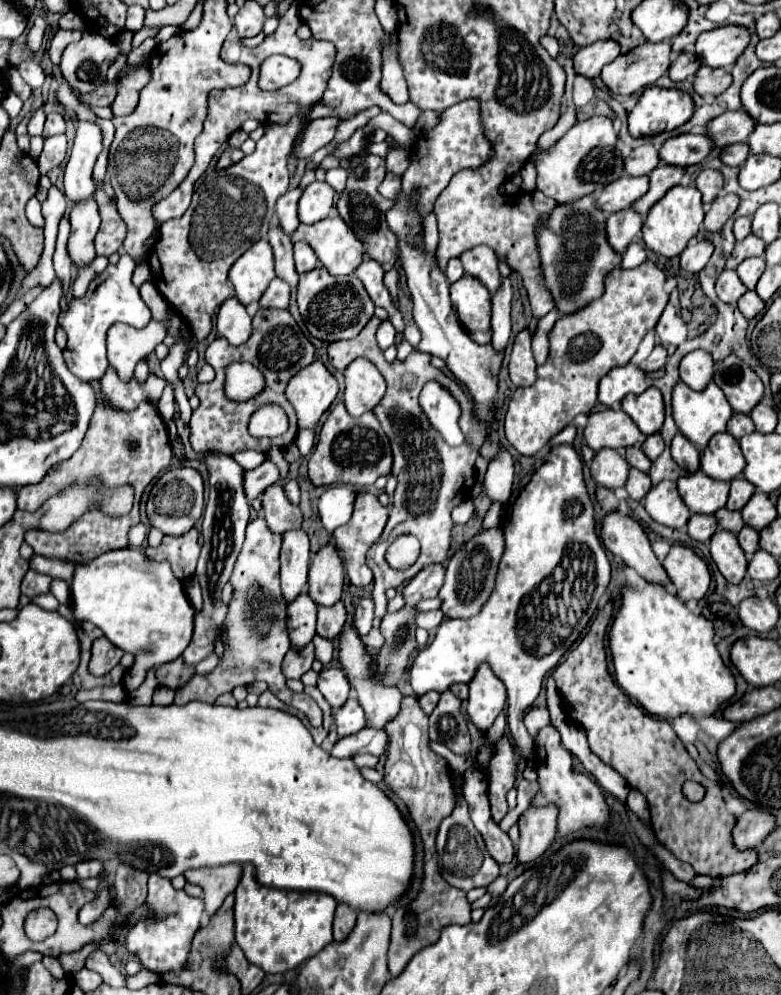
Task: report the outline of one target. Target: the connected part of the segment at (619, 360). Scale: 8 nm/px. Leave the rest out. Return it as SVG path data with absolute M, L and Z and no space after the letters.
M645 261L643 265L635 269L615 269L607 281L605 281L605 293L595 303L589 303L585 309L561 317L553 331L549 333L549 357L543 367L537 371L537 381L531 387L517 389L513 393L513 399L507 409L505 417L505 435L507 441L527 457L537 455L541 449L545 449L553 435L557 435L561 429L565 429L579 413L591 411L597 403L597 383L601 377L605 377L613 367L621 367L629 363L629 359L635 355L639 343L647 335L649 329L653 329L669 301L669 295L663 291L665 273L655 267L651 261Z

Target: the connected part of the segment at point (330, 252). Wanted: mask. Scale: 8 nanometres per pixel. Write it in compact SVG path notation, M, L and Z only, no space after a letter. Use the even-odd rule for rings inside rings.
M327 217L313 225L299 225L291 241L305 241L313 247L319 263L331 275L349 275L363 261L363 243L341 217Z

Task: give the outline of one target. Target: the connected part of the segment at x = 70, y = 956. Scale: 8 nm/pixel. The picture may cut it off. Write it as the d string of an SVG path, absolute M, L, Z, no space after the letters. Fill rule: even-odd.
M91 943L91 945L85 945L81 951L75 951L75 953L65 953L61 955L61 963L63 963L63 969L67 975L75 975L79 969L83 969L83 963L85 959L95 951L97 947Z

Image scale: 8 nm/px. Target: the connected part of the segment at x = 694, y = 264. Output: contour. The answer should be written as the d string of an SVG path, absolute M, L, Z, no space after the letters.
M699 241L697 245L689 245L681 253L681 269L689 271L689 273L699 273L707 265L711 255L713 255L711 241Z

